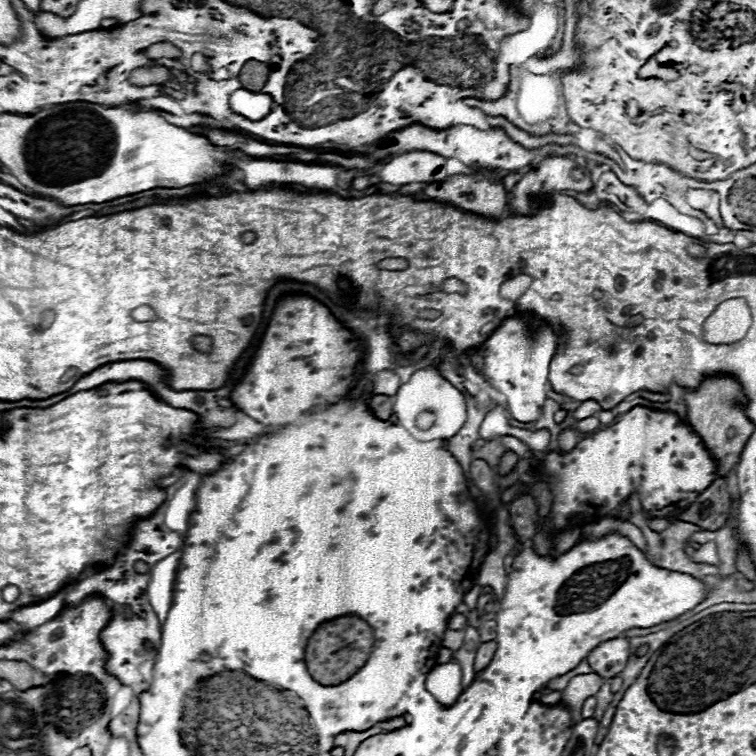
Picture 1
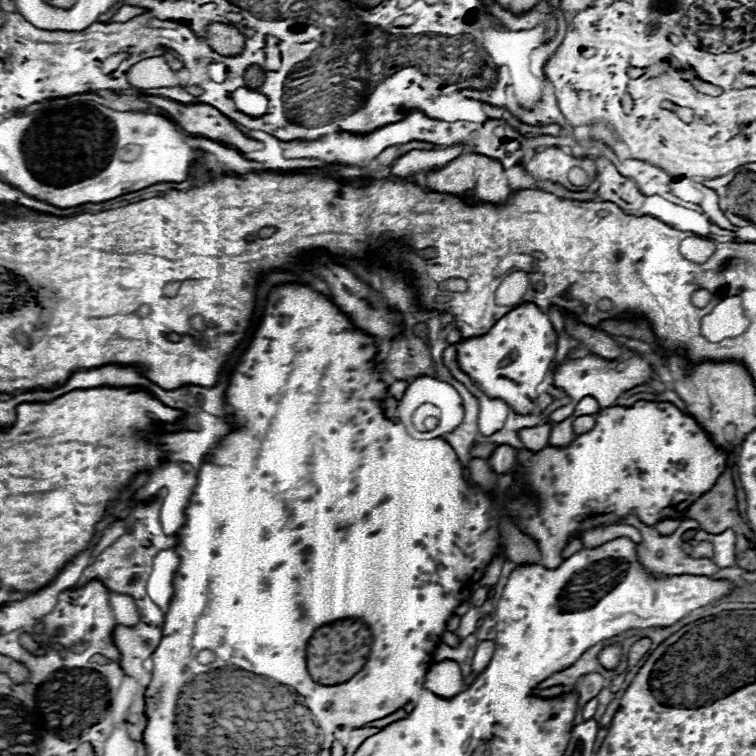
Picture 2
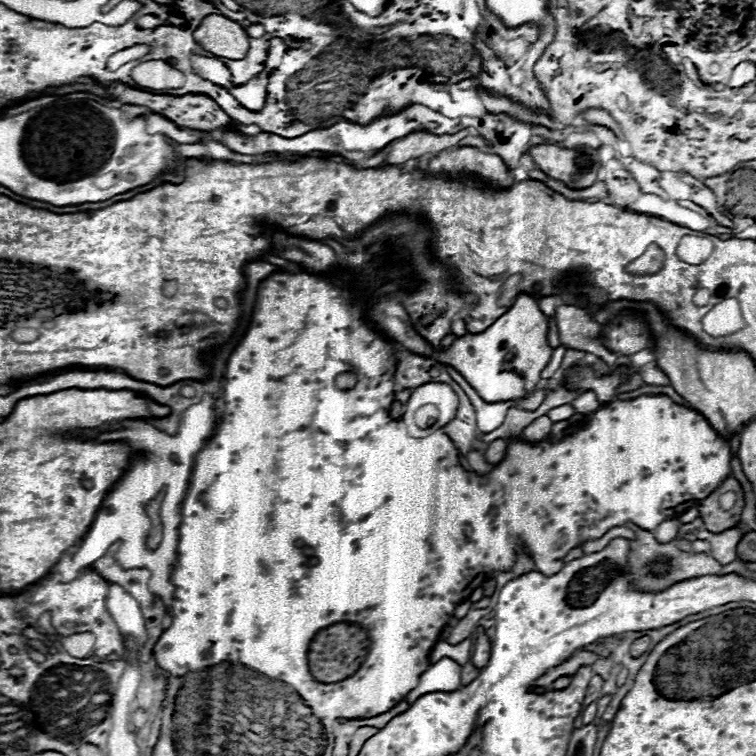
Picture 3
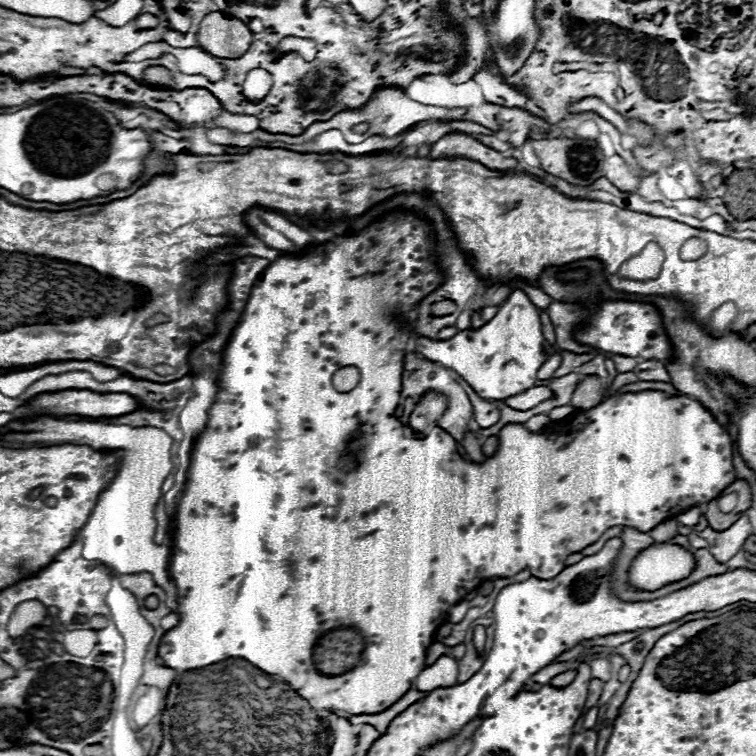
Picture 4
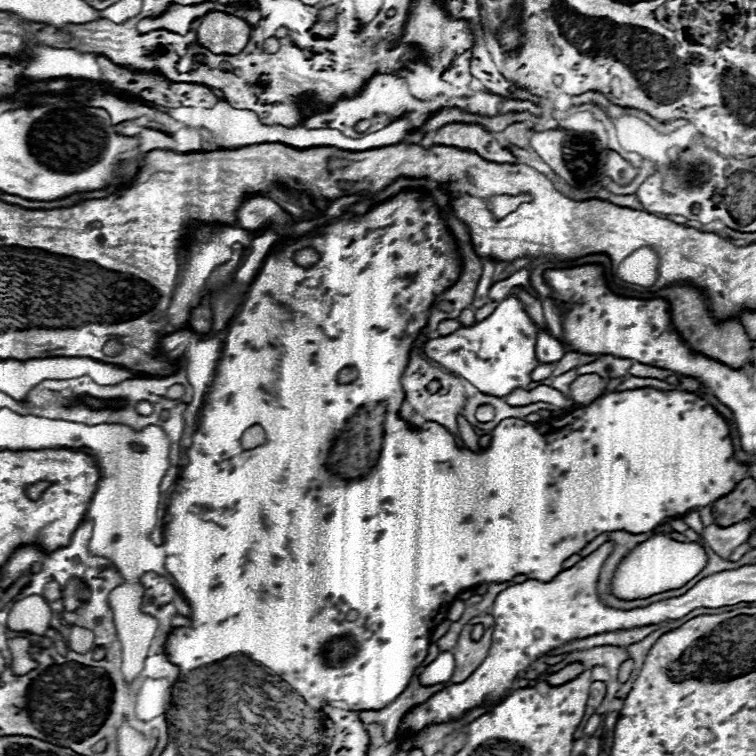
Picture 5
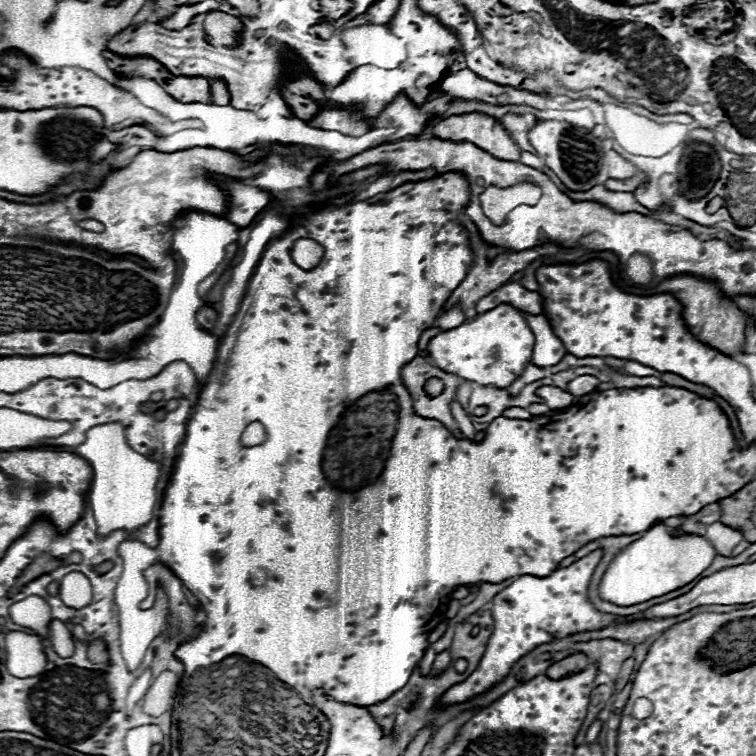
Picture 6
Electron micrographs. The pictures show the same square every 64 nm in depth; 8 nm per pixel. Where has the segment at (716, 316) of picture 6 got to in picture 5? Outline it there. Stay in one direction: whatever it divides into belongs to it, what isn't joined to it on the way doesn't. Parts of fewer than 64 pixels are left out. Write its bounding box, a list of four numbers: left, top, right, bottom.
[658,284,752,368]

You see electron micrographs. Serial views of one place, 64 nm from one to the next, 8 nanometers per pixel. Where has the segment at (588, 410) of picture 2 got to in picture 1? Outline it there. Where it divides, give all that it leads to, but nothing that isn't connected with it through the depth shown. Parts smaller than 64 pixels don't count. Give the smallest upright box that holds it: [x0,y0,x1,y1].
[574,400,602,420]

